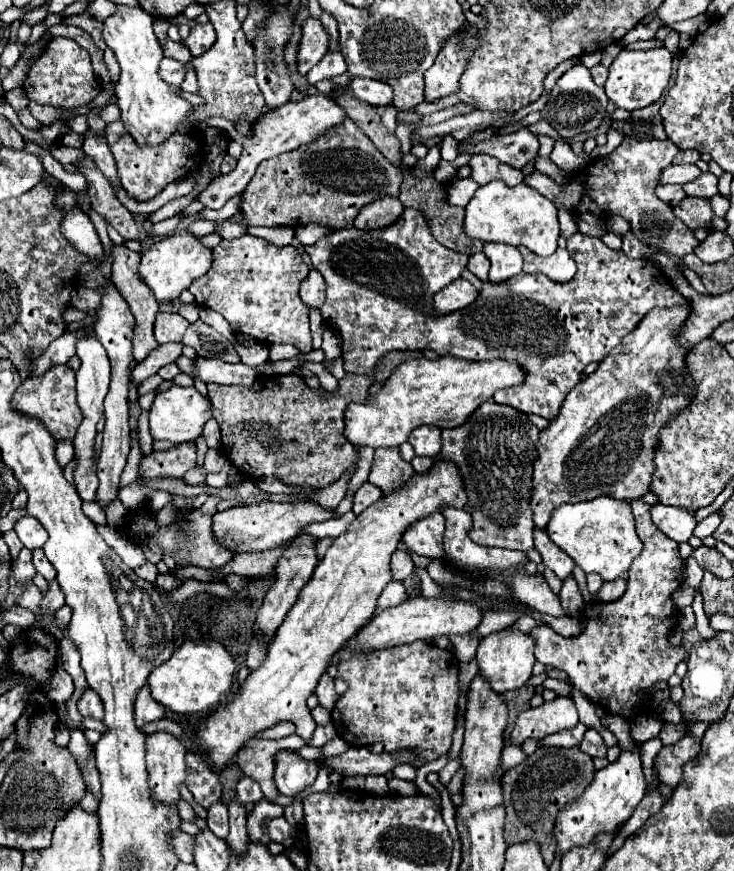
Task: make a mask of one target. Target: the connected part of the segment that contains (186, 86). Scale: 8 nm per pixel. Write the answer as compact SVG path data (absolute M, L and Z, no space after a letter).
M188 65L188 73L186 73L186 79L180 85L180 89L186 93L198 93L198 81L196 81L196 73L194 73L192 65Z

